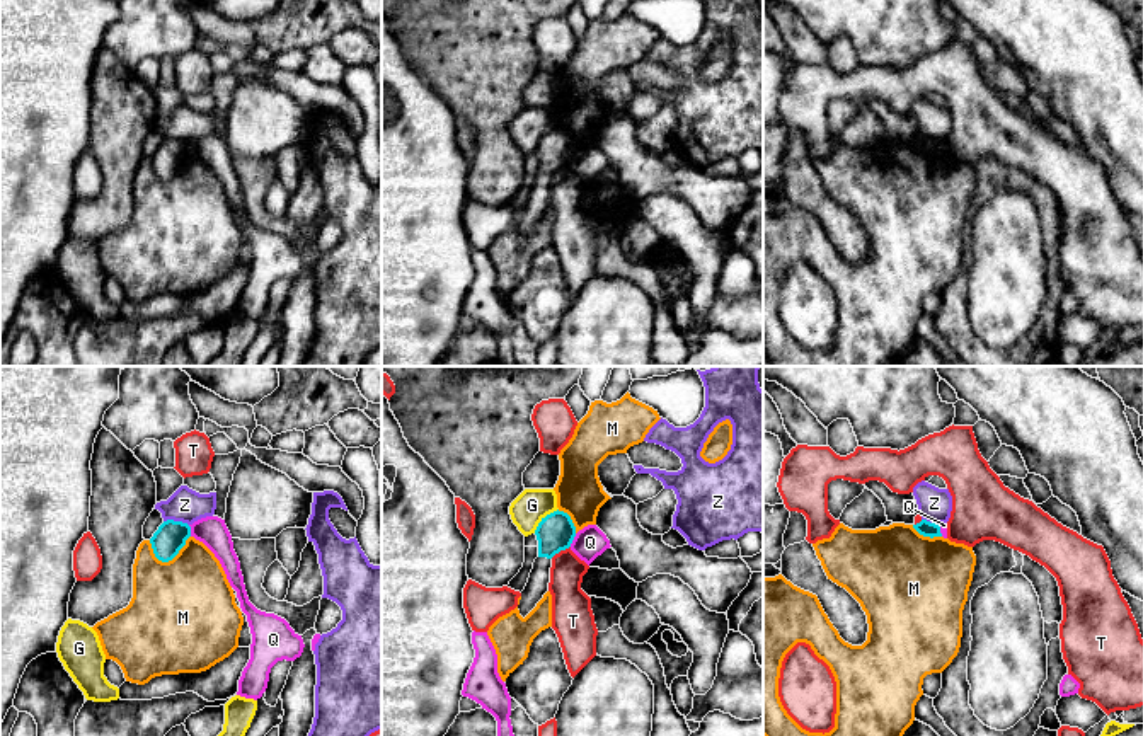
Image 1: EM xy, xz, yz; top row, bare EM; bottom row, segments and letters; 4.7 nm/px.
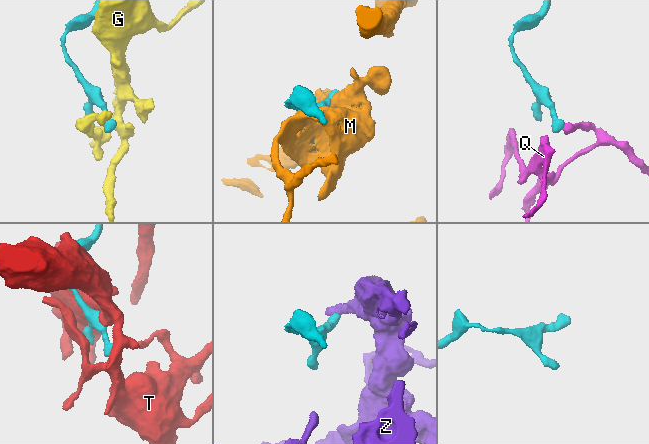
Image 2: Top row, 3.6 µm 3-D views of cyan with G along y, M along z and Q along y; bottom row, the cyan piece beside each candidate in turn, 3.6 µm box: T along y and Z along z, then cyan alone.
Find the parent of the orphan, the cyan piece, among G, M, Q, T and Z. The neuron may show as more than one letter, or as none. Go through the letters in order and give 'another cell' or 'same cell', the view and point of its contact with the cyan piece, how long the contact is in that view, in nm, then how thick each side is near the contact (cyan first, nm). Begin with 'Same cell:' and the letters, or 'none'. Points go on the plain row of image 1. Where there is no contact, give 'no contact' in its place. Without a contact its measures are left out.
Same cell: none
G: another cell; meets cyan in xz at (544, 137); contact 170 nm long; 180 nm thick on the cyan side, 160 nm on the other
M: another cell; meets cyan in xy at (167, 179); contact 200 nm long; 150 nm thick on the cyan side, 480 nm on the other
Q: another cell; meets cyan in xz at (573, 157); contact 70 nm long; 180 nm thick on the cyan side, 150 nm on the other
T: another cell; meets cyan in xz at (559, 169); contact 110 nm long; 180 nm thick on the cyan side, 170 nm on the other
Z: another cell; meets cyan in xy at (176, 140); contact 120 nm long; 150 nm thick on the cyan side, 160 nm on the other

